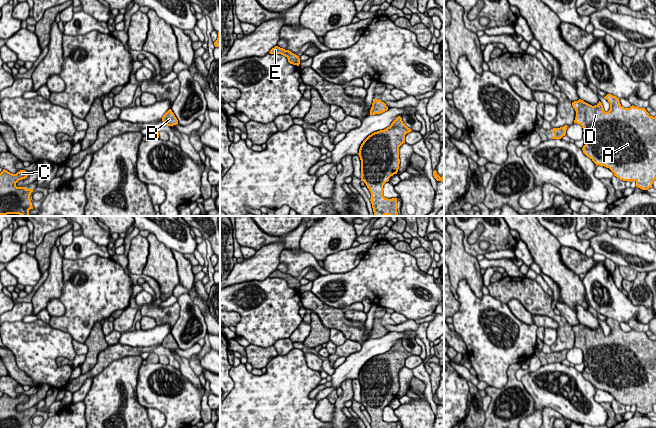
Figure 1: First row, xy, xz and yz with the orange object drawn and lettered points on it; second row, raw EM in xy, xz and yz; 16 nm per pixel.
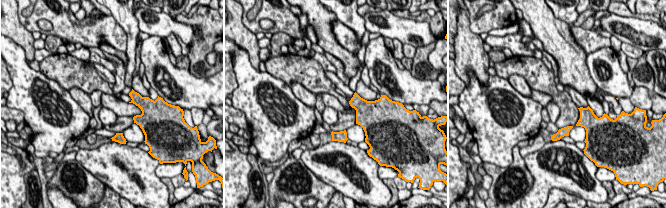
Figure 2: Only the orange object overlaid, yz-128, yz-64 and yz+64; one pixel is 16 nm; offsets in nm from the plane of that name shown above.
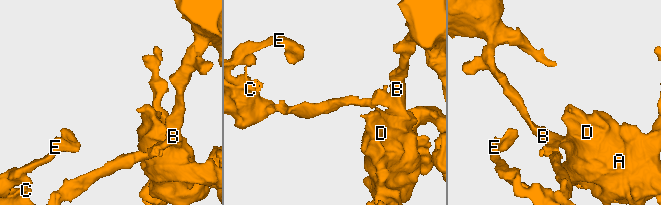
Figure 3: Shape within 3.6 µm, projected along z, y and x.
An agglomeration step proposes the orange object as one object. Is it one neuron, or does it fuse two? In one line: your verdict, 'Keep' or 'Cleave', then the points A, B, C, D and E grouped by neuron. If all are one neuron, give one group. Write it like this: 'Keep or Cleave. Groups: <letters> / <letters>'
Keep. Groups: A B C D E

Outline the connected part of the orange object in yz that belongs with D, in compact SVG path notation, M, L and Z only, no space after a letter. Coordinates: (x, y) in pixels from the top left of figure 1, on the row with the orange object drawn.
M607 94L610 110L604 111L602 103L592 106L583 100L572 102L576 111L574 123L583 128L585 145L583 153L595 164L609 168L623 181L635 181L636 187L648 190L656 179L656 116L650 116L645 108L624 108L619 98Z

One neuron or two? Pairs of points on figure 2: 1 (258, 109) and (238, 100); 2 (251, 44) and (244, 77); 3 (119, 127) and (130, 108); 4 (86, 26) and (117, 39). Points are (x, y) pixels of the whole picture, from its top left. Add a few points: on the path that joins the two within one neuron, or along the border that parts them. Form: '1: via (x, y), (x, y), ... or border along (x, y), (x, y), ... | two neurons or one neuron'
1: via (253, 104), (249, 100), (243, 100) | one neuron
2: border along (234, 42), (246, 51), (250, 63), (259, 71) | two neurons
3: border along (117, 115), (132, 117) | two neurons
4: via (94, 30), (109, 31) | one neuron

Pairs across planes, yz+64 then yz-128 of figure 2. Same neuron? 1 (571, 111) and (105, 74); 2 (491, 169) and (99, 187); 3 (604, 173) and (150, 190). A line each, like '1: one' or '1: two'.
1: two
2: one
3: two

